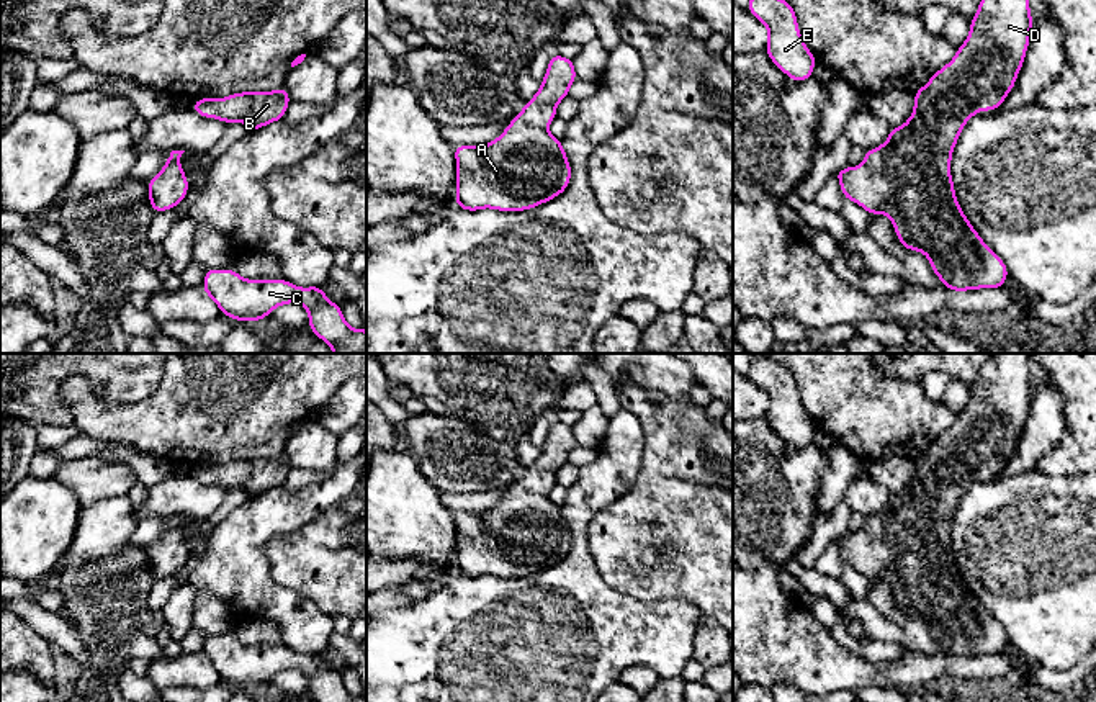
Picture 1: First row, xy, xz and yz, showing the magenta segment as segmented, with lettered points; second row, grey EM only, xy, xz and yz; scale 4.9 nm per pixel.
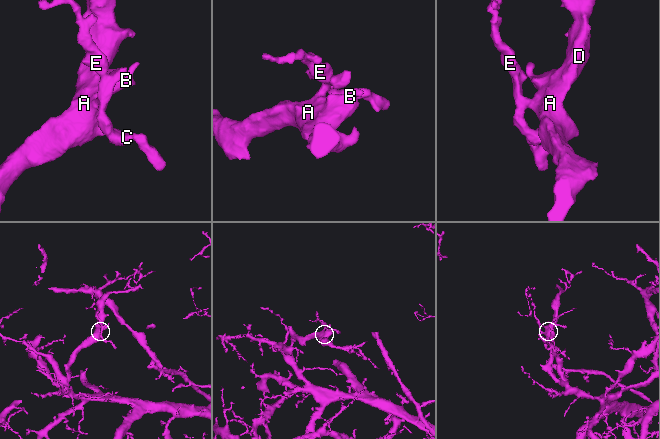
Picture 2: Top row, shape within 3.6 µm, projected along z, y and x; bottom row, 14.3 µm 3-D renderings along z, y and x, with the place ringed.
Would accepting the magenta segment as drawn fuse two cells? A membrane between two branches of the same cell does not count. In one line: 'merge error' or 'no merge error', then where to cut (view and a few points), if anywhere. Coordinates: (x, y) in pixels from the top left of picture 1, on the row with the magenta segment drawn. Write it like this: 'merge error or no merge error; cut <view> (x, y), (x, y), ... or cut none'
no merge error; cut none

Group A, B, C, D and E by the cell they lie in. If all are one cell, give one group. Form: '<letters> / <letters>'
A B C D E

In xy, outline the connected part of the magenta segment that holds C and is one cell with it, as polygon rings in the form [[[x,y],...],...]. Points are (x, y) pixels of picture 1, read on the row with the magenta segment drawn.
[[[206,268],[203,290],[234,321],[265,319],[276,306],[298,303],[309,314],[309,329],[334,353],[366,353],[366,331],[352,329],[340,306],[319,286],[299,288],[280,280],[247,280],[236,270]]]

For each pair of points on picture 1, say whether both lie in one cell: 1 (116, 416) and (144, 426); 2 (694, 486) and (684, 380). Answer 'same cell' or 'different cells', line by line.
1: same cell
2: different cells

